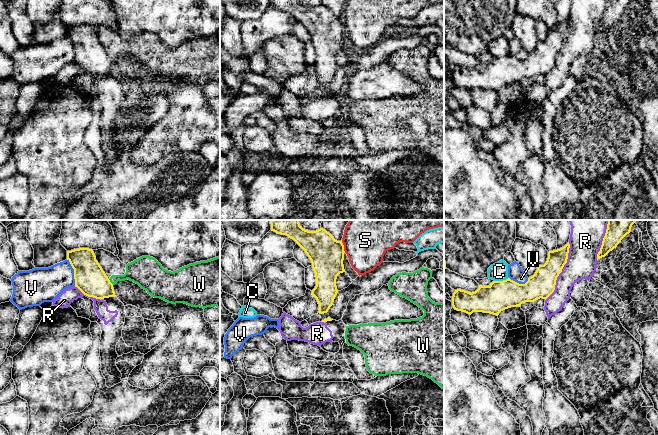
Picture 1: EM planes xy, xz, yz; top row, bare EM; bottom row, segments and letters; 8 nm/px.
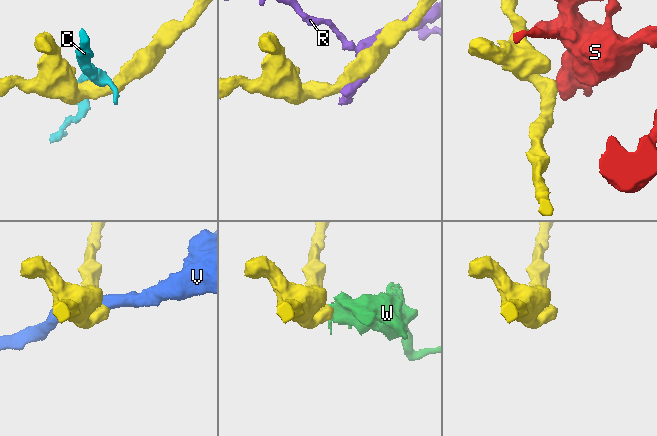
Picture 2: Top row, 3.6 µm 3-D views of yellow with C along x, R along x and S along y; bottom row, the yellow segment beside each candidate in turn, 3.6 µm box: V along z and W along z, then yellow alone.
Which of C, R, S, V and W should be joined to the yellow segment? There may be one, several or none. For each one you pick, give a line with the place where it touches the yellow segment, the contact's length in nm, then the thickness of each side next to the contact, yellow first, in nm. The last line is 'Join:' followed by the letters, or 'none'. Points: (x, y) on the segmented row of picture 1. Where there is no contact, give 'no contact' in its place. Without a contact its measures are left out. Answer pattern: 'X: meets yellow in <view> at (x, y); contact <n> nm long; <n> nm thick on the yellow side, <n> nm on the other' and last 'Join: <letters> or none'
Join: none

